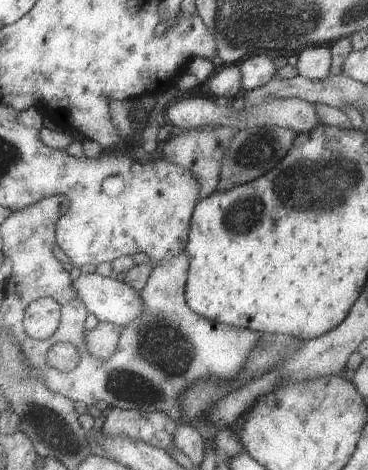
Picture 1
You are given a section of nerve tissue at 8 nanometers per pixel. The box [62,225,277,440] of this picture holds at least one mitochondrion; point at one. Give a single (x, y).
(166, 354)

